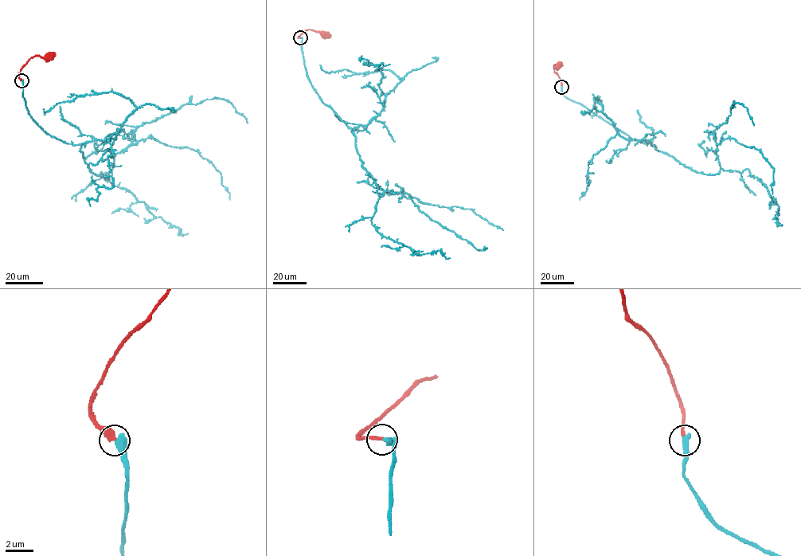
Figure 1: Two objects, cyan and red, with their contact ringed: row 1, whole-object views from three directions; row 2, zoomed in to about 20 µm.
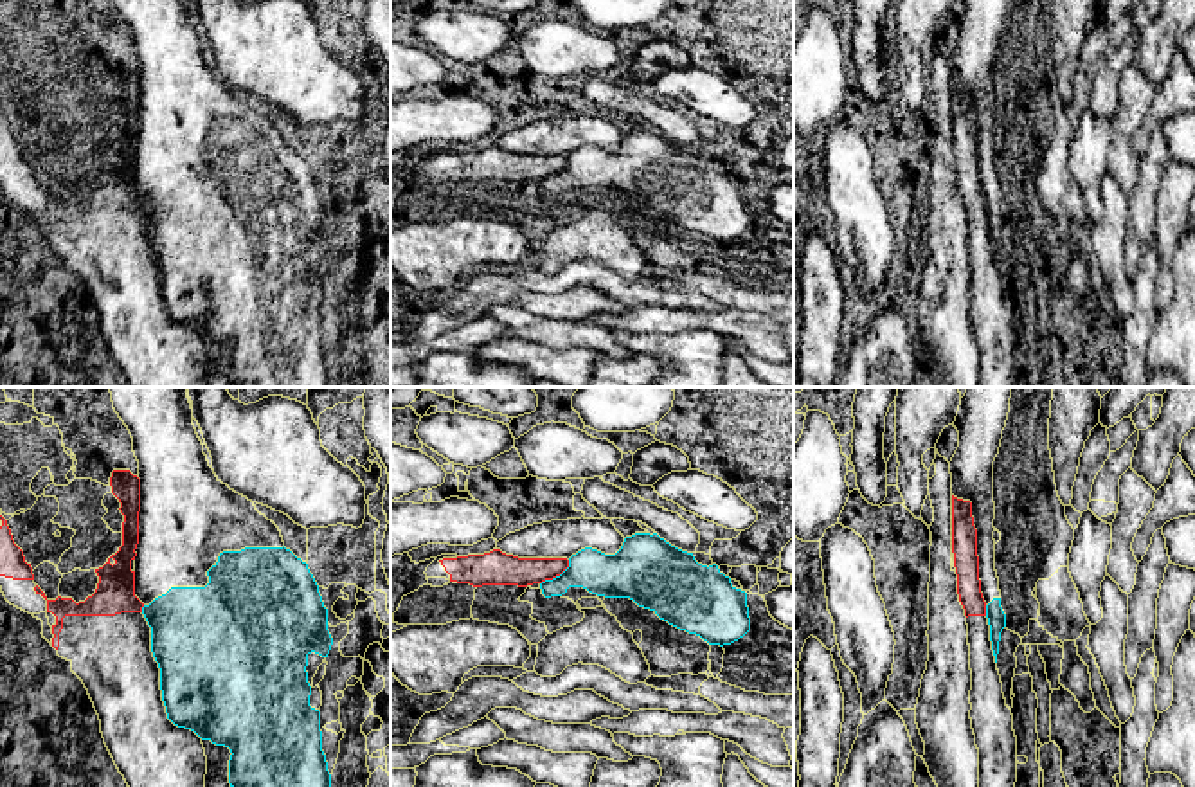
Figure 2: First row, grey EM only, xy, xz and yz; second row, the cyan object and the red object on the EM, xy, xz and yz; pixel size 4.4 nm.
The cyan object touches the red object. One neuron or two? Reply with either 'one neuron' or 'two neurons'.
two neurons

